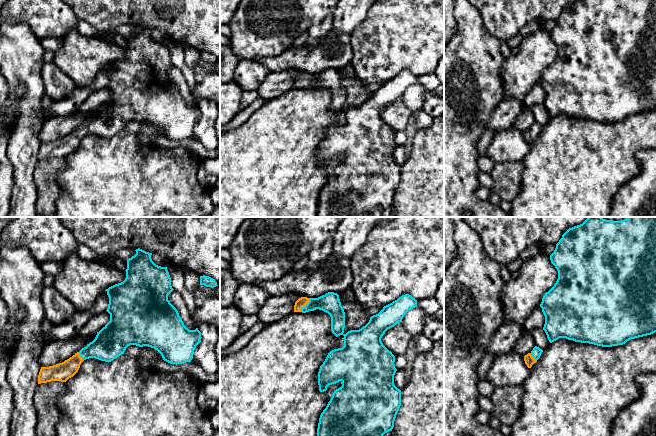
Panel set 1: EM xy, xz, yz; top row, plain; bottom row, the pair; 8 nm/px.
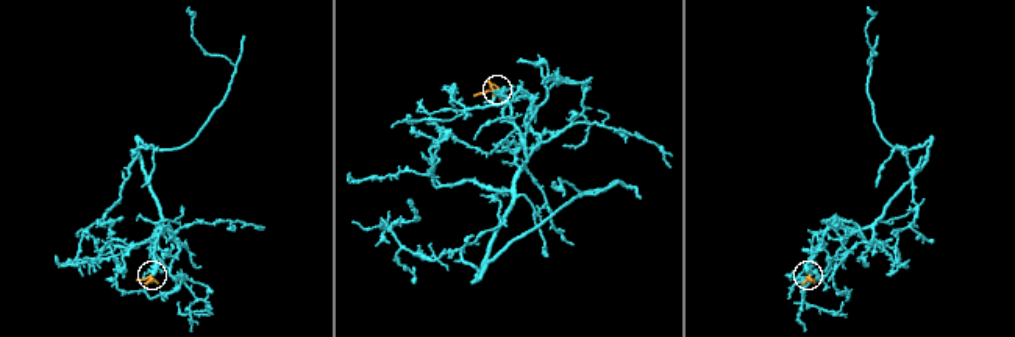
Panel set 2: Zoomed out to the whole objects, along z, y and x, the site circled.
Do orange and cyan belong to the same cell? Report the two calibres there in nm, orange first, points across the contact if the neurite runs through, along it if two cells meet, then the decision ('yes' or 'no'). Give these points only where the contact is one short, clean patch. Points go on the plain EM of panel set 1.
80/160 nm | across xz (301, 78), (305, 80), (330, 79) | yes

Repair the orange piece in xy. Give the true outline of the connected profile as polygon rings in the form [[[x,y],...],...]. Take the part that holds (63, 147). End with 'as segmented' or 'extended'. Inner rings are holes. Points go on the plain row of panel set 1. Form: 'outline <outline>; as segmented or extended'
outline [[[140,24],[136,25],[136,30],[127,35],[126,54],[123,58],[115,60],[105,67],[109,73],[107,88],[110,90],[110,97],[99,107],[95,115],[75,129],[72,133],[62,139],[41,143],[38,151],[38,160],[51,157],[66,158],[79,146],[81,139],[89,134],[95,134],[105,138],[111,138],[124,130],[130,121],[139,123],[148,122],[157,126],[164,137],[170,140],[184,140],[191,138],[196,122],[201,118],[201,108],[196,104],[189,106],[183,99],[177,85],[168,76],[168,71],[174,66],[171,62],[171,54],[167,43],[156,41],[152,35],[152,29]]]; extended

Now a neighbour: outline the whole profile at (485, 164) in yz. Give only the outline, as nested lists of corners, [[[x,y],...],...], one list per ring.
[[[486,154],[478,157],[478,167],[481,172],[491,174],[495,164],[496,163],[492,159],[490,159]]]

